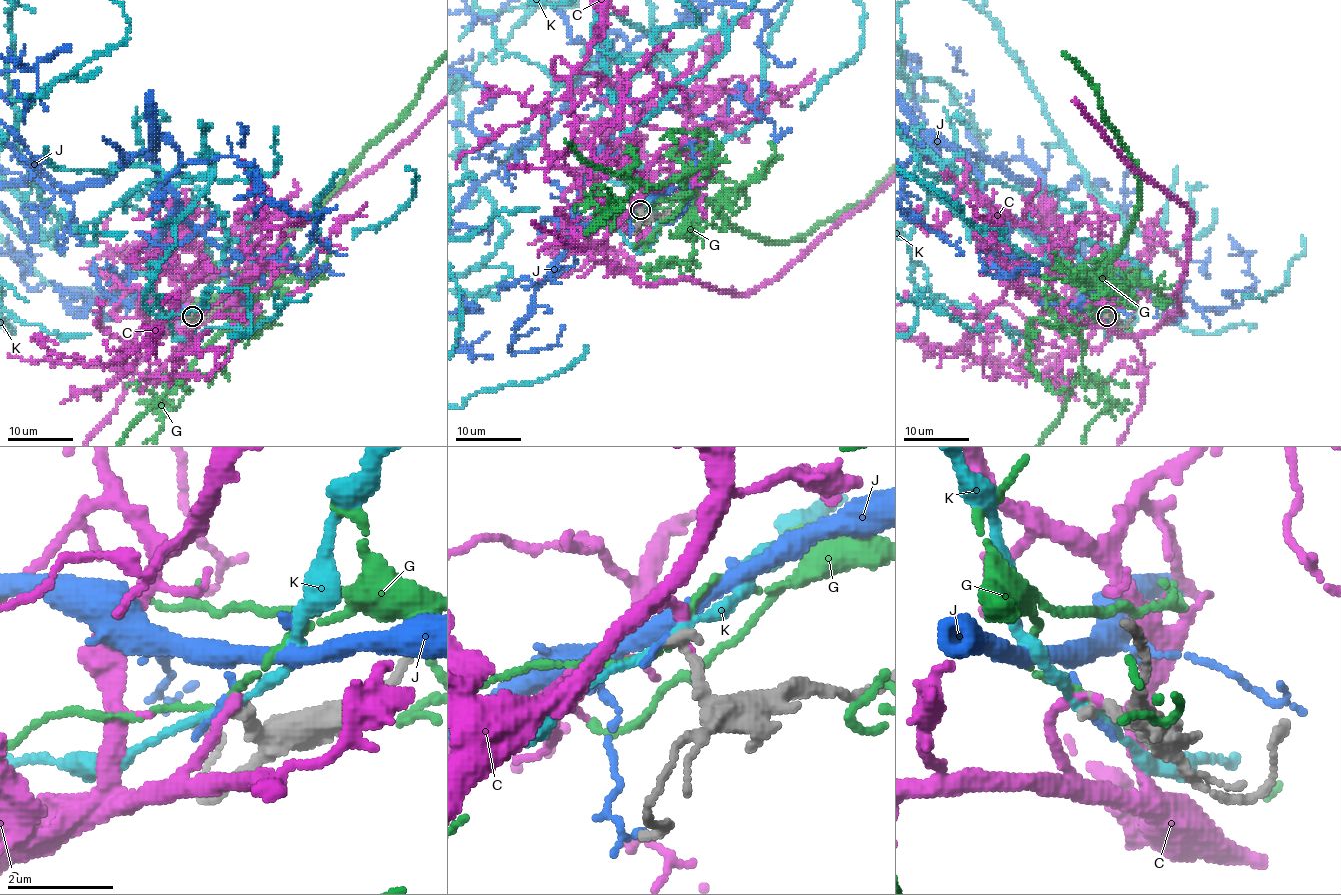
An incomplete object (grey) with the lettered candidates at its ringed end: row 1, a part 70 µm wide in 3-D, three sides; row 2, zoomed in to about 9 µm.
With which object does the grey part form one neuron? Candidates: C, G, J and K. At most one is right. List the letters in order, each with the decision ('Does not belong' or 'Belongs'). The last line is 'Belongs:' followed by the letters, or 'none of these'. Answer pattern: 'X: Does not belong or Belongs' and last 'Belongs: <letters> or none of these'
C: Belongs
G: Does not belong
J: Does not belong
K: Does not belong
Belongs: C

